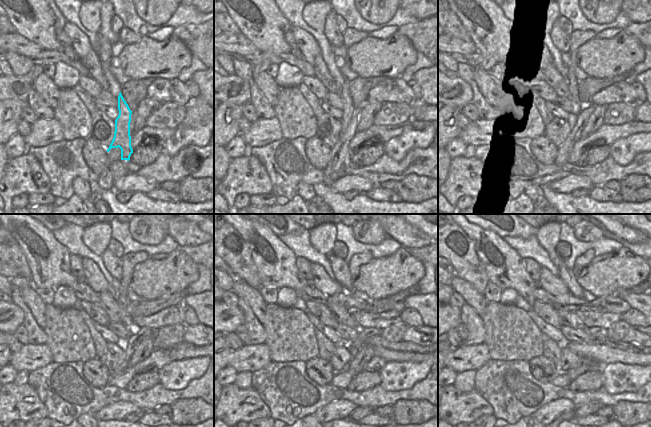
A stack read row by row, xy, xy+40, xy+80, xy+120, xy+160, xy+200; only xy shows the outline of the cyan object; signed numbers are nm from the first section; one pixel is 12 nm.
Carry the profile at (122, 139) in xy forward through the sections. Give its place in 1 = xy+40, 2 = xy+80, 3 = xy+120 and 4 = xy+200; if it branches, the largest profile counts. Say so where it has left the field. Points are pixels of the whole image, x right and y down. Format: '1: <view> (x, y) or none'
1: xy+40 (348, 107)
2: xy+80 (577, 38)
3: xy+120 (129, 261)
4: xy+200 (587, 257)

